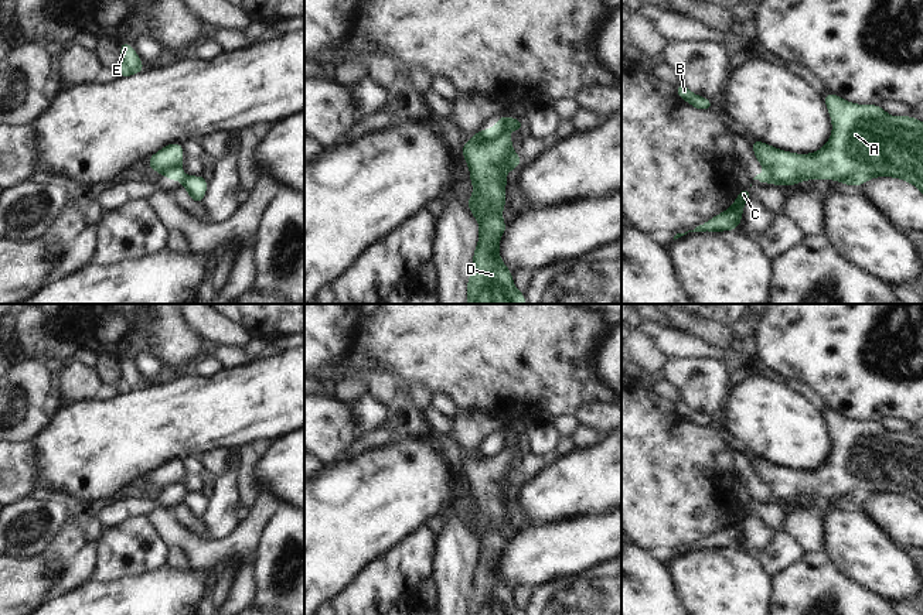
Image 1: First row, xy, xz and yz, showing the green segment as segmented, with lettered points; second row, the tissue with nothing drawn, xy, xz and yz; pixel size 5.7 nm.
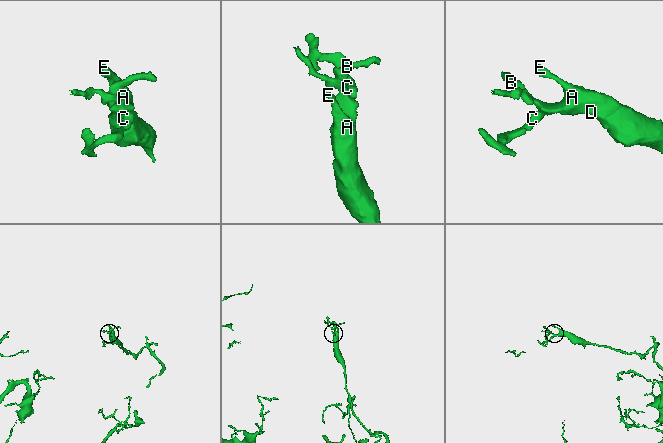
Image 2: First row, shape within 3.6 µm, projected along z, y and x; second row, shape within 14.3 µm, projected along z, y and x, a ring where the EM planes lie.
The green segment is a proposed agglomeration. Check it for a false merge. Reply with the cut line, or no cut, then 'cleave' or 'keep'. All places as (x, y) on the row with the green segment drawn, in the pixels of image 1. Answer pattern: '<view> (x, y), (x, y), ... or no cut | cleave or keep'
no cut | keep

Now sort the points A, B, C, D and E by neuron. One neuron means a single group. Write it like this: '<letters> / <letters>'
A B C D E

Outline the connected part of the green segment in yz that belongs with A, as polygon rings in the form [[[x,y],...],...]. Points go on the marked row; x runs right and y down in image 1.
[[[832,92],[824,98],[832,120],[832,136],[813,154],[794,154],[750,140],[756,161],[764,167],[753,180],[772,185],[797,185],[804,180],[837,180],[845,185],[862,185],[873,177],[896,177],[917,187],[923,194],[923,122],[912,116],[893,117],[876,105],[847,102]]]

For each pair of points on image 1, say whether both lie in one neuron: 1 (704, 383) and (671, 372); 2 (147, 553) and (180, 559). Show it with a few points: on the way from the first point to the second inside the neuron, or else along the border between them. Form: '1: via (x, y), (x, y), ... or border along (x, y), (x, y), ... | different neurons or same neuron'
1: via (695, 379), (690, 379), (680, 372) | same neuron
2: border along (167, 547), (163, 563) | different neurons

